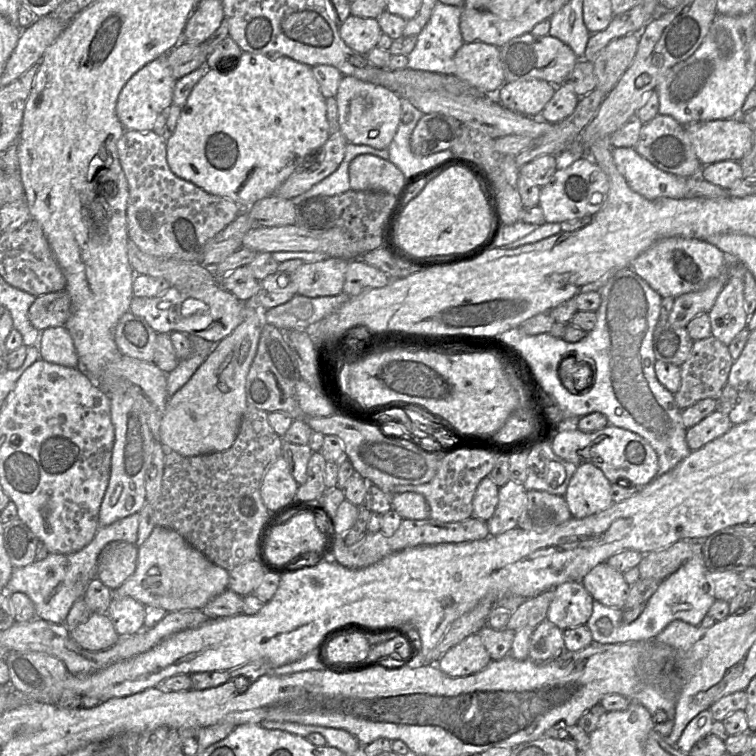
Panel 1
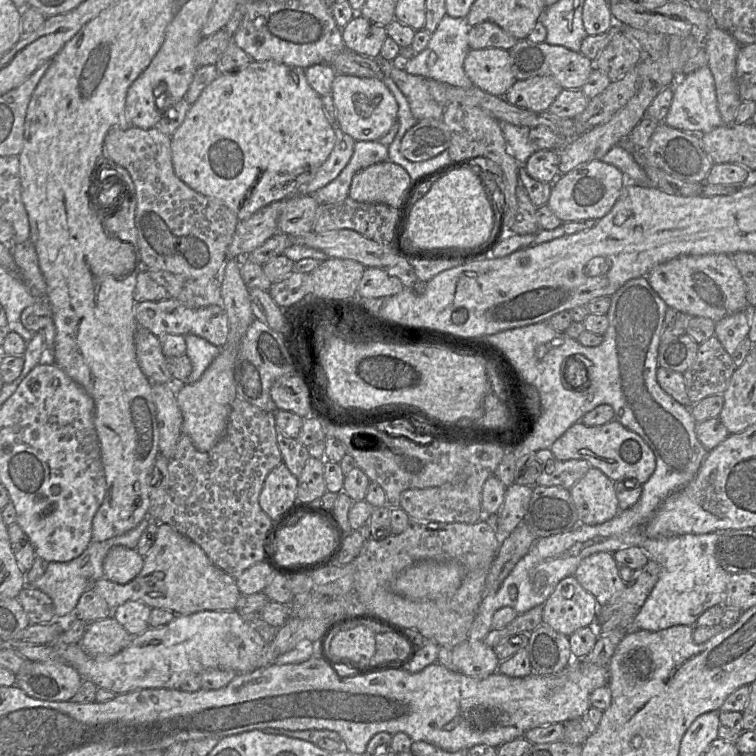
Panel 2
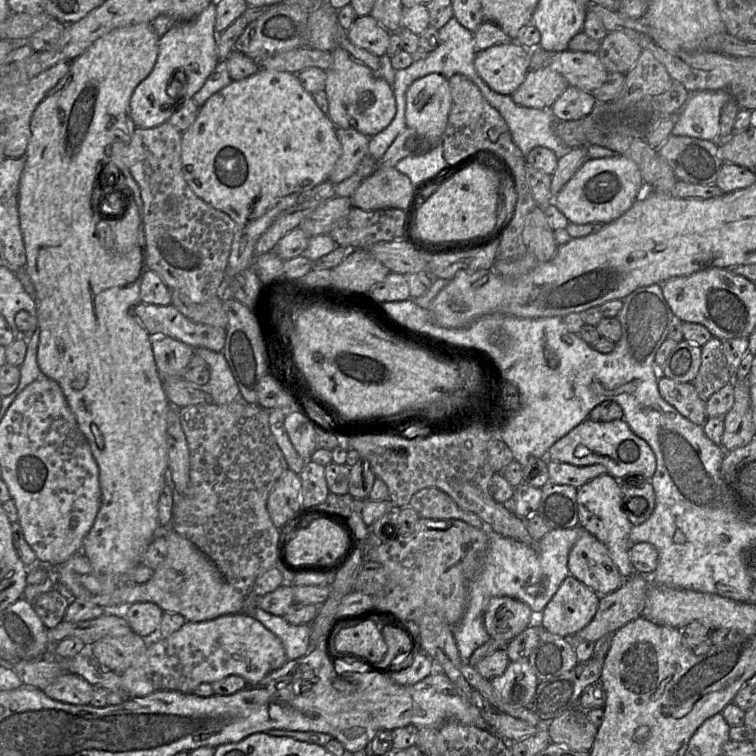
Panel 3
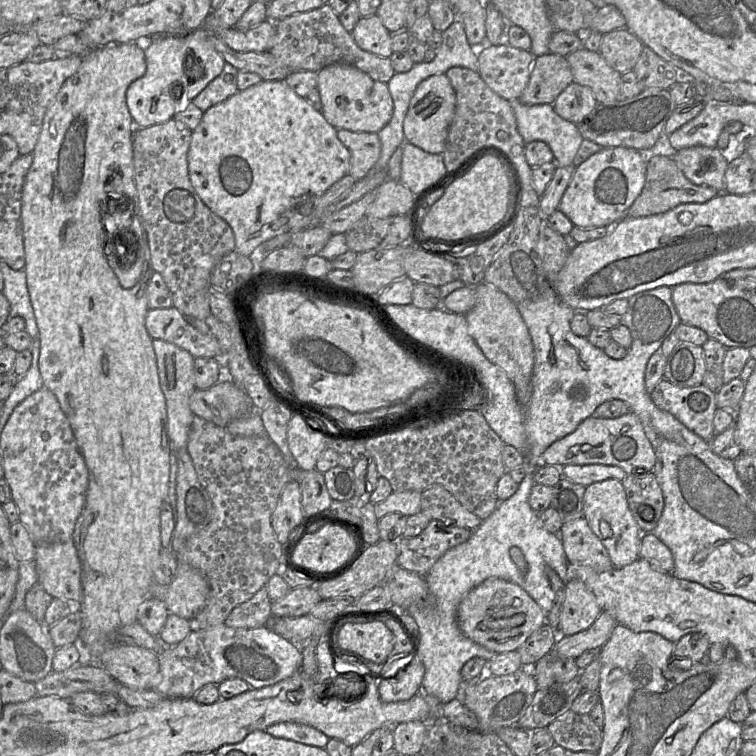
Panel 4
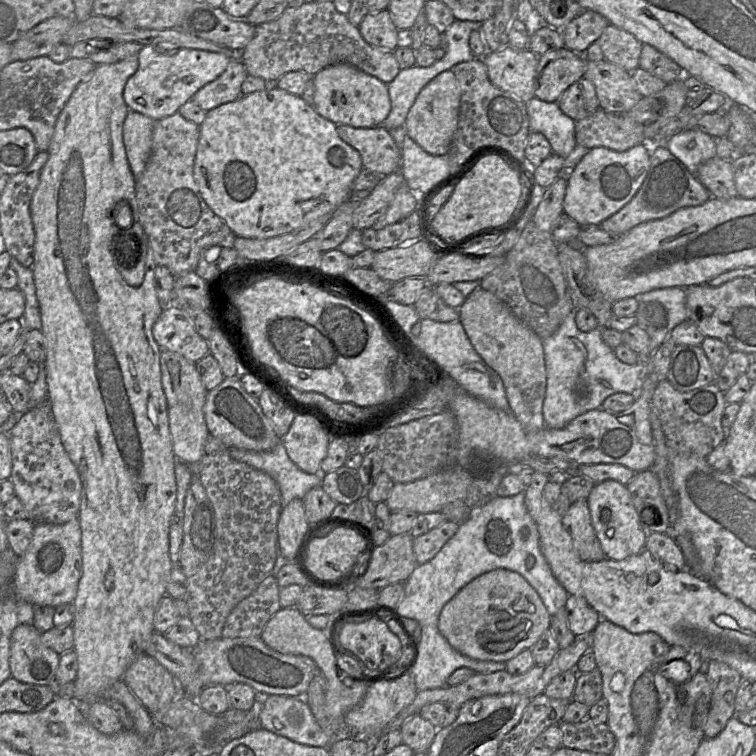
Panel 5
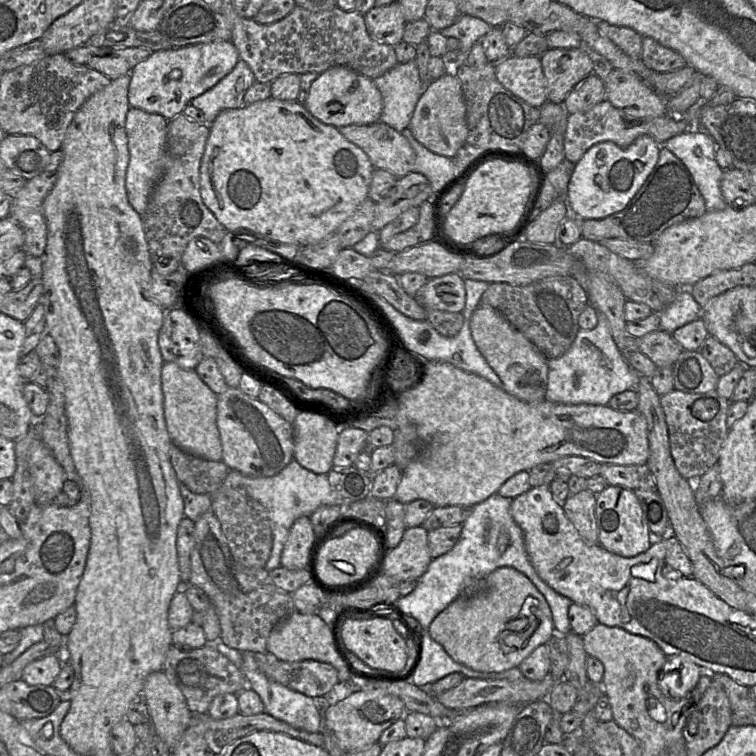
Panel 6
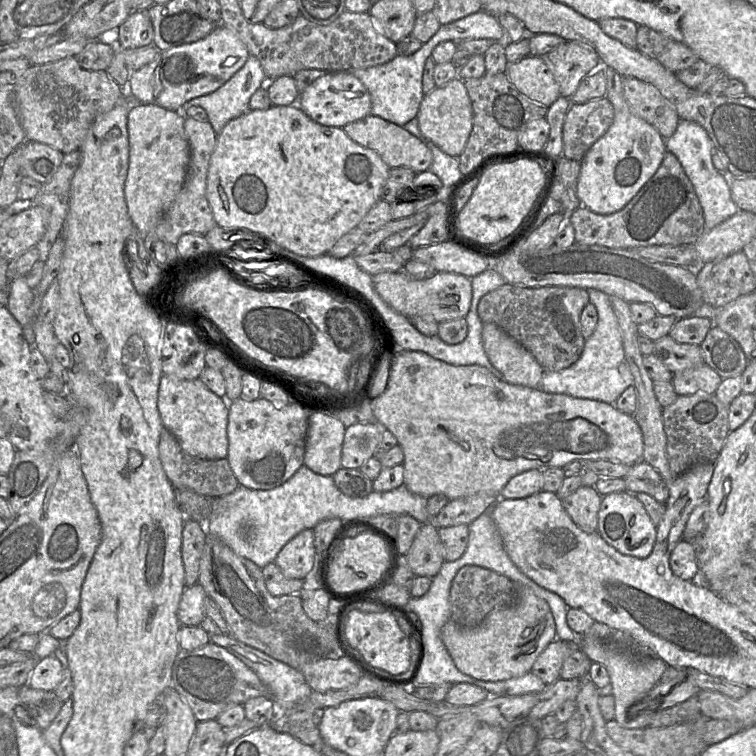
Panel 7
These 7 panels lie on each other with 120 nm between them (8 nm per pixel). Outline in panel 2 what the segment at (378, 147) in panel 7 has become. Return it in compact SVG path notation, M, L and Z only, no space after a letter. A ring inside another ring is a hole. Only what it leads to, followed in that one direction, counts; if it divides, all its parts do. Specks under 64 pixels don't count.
M334 125L335 145L326 161L314 177L302 187L300 194L314 194L317 190L333 181L350 161L356 140Z

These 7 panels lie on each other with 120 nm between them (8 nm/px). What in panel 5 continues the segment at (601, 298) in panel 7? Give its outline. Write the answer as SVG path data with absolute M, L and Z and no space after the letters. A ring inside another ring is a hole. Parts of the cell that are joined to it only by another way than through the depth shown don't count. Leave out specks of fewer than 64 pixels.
M575 311L571 312L551 336L542 339L547 374L543 418L545 426L551 429L563 428L577 416L601 408L604 400L614 393L636 394L645 370L645 359L633 365L620 361L614 350L603 341L601 327L589 332L580 331L575 323L575 314Z

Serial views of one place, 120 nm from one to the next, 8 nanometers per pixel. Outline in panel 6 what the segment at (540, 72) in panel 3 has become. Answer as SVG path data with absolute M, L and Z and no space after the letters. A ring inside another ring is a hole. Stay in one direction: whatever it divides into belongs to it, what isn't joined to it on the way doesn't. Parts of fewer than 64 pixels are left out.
M584 46L548 49L540 56L547 80L547 101L563 104L571 90L593 73L591 52Z

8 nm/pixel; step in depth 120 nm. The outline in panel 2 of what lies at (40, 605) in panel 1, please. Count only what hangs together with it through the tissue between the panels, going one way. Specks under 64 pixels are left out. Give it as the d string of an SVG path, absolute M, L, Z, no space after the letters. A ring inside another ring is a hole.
M146 517L135 528L123 535L101 542L92 541L82 554L70 561L48 563L44 574L30 586L41 590L52 599L56 615L55 620L68 620L73 616L81 595L88 588L92 587L95 581L104 578L103 561L108 551L116 545L122 545L129 549L136 549L138 541L150 521L154 520L150 520Z

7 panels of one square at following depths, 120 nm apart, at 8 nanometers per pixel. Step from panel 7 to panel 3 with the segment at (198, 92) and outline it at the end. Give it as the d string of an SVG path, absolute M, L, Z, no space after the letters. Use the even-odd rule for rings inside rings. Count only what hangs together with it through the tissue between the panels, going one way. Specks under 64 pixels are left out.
M211 3L198 16L176 23L159 38L154 67L130 98L131 117L136 127L150 128L168 121L176 105L190 100L204 85L220 61L215 15L216 5Z

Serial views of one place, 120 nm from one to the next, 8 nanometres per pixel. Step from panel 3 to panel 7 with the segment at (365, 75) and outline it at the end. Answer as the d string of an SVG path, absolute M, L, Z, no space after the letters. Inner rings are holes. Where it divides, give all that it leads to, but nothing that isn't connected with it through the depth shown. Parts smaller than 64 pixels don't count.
M350 71L326 72L300 94L297 104L313 121L336 128L365 118L371 112L371 98L367 88Z

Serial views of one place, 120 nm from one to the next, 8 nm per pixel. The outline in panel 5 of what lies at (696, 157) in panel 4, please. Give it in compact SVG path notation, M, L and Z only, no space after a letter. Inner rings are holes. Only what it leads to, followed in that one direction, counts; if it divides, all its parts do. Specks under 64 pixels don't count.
M716 156L698 168L697 180L708 190L711 197L728 199L738 196L731 162Z

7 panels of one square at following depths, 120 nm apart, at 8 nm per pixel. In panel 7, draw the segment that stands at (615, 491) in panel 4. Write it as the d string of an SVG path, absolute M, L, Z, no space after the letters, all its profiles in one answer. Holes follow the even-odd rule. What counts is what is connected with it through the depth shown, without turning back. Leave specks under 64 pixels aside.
M629 491L613 492L602 496L598 513L598 530L601 537L625 555L646 558L653 550L657 527L653 524L643 504Z

